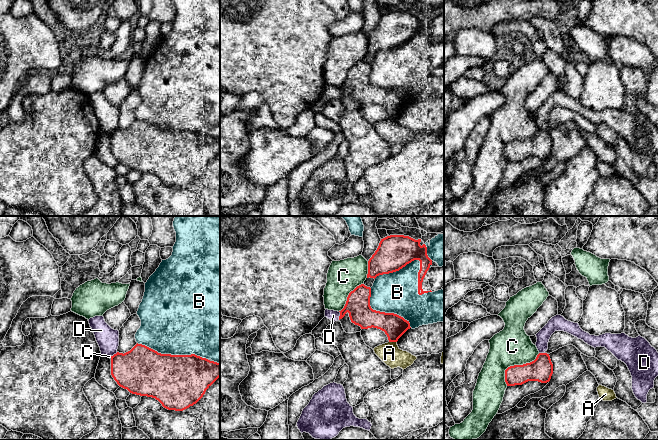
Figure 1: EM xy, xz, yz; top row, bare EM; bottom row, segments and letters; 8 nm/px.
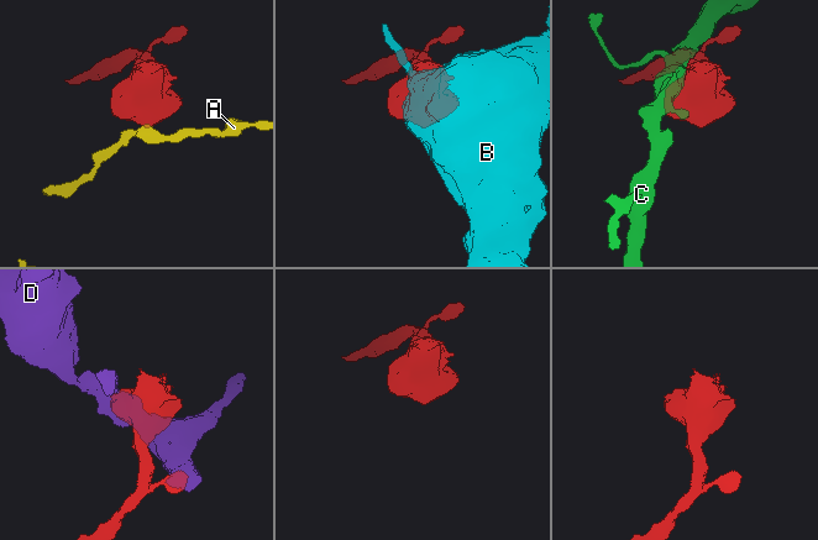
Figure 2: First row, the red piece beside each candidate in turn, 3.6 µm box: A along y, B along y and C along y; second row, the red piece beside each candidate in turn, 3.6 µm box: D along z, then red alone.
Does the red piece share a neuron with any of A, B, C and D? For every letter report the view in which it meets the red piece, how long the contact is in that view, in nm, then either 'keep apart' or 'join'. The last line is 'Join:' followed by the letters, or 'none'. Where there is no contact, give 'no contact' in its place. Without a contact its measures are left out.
A: xz | 60 nm | keep apart
B: xz | 480 nm | keep apart
C: yz | 380 nm | keep apart
D: xz | 70 nm | keep apart
Join: none

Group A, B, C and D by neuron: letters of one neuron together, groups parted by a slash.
A / B / C / D

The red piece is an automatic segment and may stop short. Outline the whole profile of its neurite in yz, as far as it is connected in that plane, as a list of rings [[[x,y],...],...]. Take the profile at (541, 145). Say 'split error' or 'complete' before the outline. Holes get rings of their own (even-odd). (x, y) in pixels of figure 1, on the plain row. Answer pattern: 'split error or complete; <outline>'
complete; [[[539,129],[536,135],[523,141],[510,142],[505,146],[507,162],[522,161],[528,157],[547,159],[553,150],[553,140],[547,129]]]

